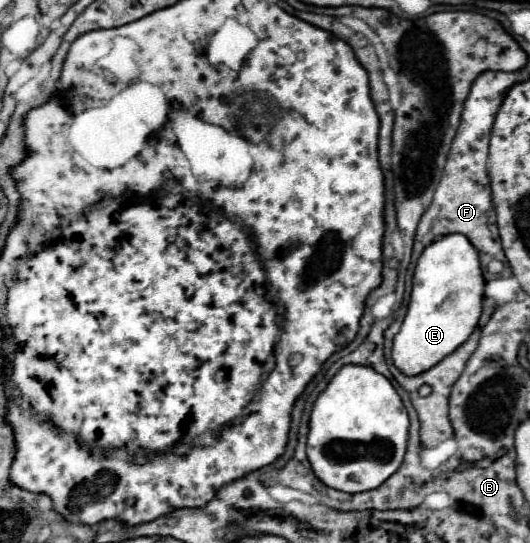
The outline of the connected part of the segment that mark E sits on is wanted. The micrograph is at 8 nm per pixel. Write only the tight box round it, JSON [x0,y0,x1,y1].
[391,235,483,375]

